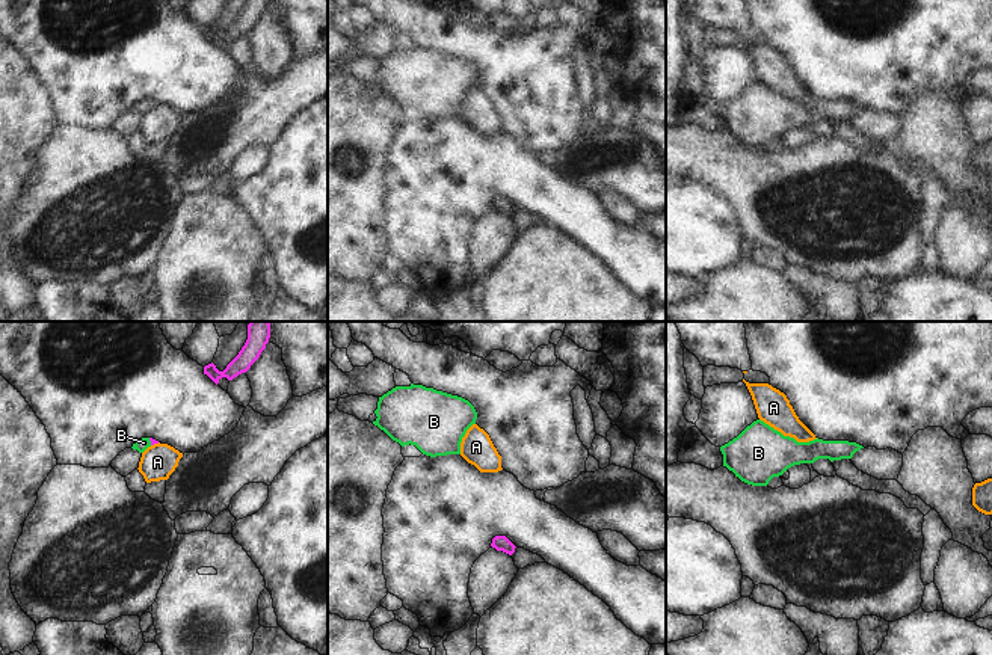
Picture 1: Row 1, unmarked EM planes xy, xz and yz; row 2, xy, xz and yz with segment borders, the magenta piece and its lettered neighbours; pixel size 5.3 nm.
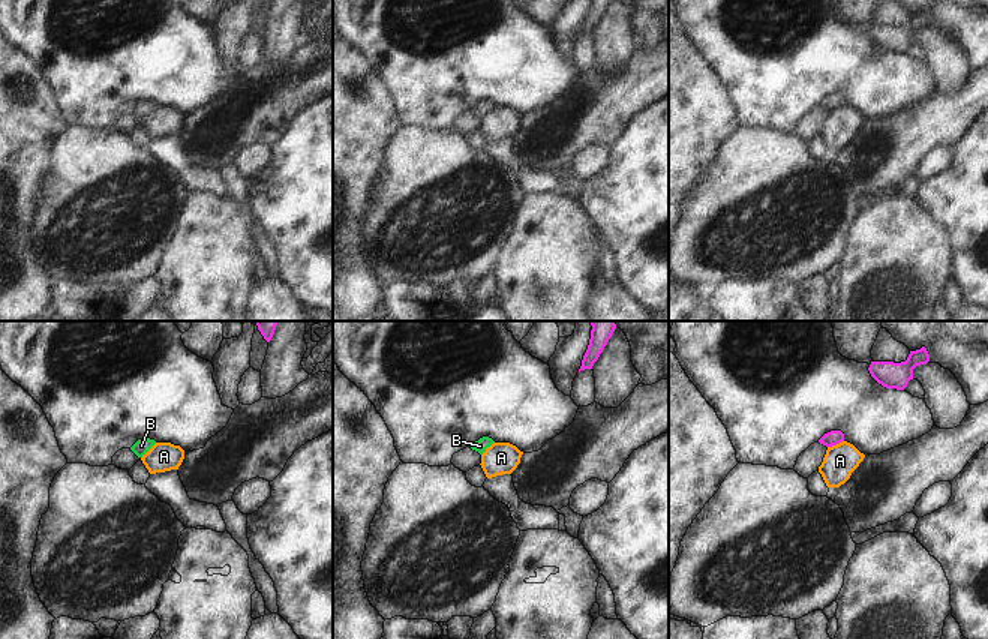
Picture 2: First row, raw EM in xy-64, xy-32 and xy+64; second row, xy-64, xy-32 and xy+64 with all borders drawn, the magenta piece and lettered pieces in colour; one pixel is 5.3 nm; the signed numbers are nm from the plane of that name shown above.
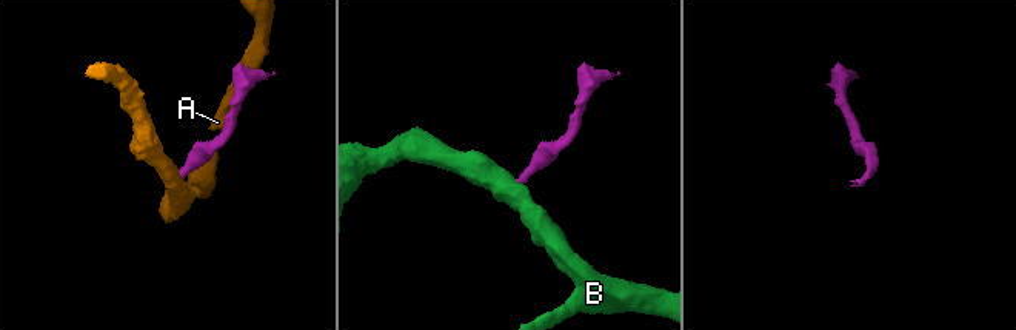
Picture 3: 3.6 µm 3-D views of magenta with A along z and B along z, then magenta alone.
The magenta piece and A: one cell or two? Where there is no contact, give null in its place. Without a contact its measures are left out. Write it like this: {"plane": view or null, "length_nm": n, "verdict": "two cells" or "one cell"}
{"plane": "xy", "length_nm": 50, "verdict": "two cells"}

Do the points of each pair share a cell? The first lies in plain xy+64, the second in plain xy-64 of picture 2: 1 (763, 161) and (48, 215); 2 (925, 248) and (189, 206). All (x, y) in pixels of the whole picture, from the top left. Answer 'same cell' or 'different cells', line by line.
1: same cell
2: same cell

